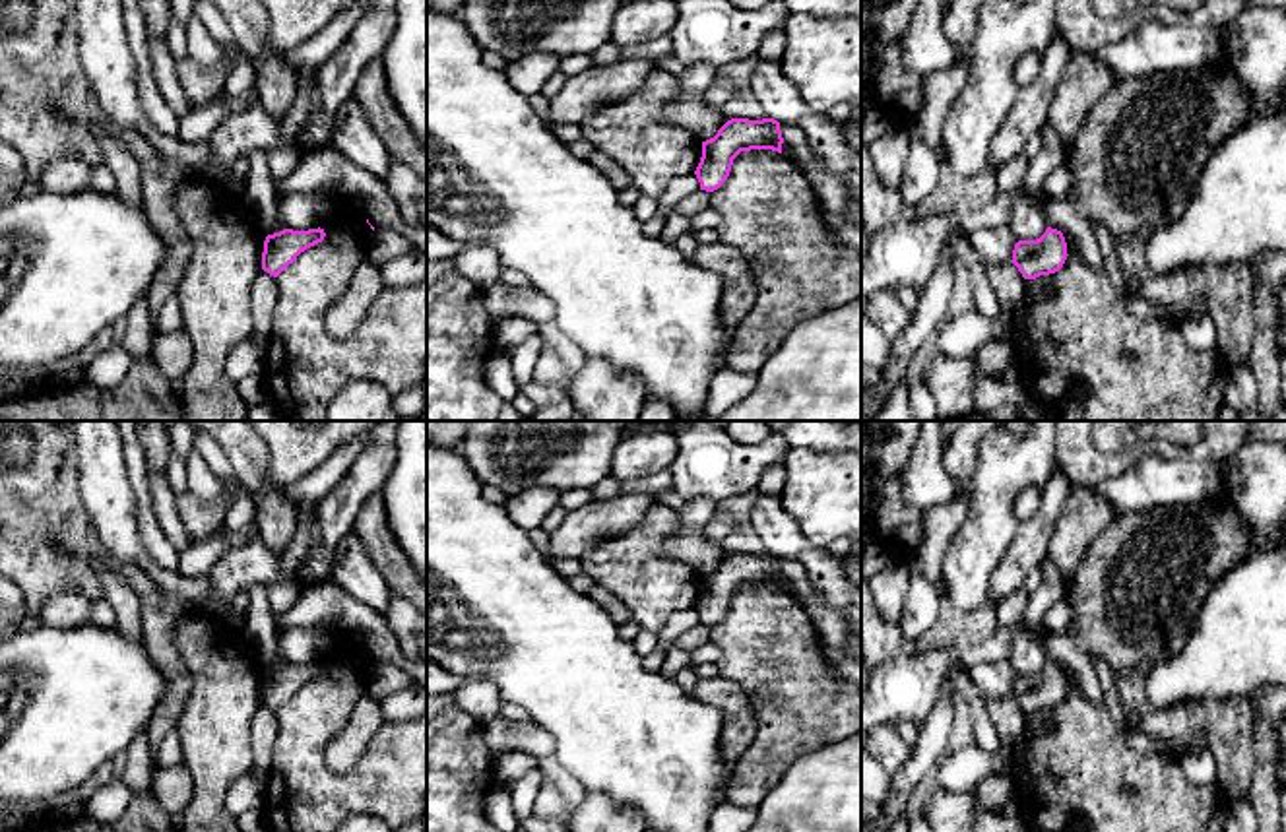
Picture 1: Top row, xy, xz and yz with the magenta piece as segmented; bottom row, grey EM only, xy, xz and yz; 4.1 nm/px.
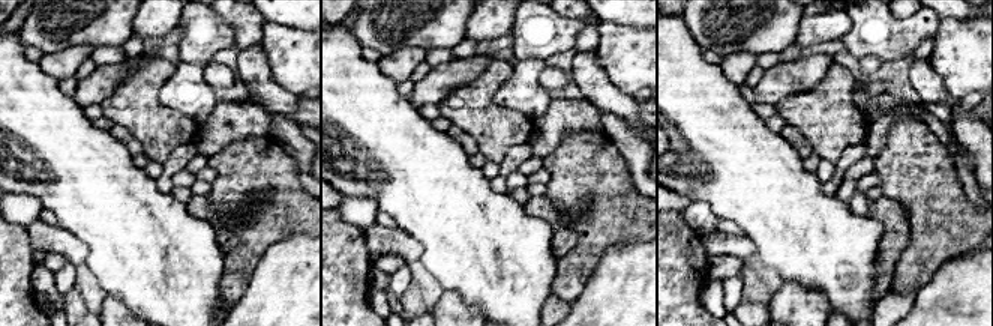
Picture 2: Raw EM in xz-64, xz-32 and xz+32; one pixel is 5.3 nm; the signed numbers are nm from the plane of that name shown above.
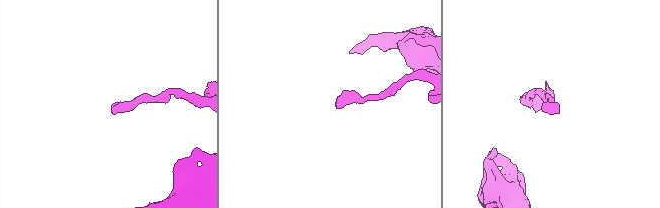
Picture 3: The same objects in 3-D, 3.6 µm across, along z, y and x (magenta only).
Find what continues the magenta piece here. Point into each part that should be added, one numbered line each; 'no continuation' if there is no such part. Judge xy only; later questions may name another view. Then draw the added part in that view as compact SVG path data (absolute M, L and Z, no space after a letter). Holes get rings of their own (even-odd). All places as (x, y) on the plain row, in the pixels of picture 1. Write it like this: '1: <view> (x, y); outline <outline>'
no continuation

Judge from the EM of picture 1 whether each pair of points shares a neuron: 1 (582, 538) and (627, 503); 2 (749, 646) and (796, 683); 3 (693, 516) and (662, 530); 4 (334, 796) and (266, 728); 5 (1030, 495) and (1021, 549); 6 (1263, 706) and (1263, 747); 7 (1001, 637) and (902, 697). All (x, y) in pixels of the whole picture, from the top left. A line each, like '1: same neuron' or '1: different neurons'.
1: same neuron
2: same neuron
3: different neurons
4: different neurons
5: different neurons
6: same neuron
7: same neuron

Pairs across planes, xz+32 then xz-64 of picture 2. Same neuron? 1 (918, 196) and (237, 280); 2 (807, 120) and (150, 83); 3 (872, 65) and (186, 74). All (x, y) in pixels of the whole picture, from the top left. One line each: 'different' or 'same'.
1: same
2: same
3: same

